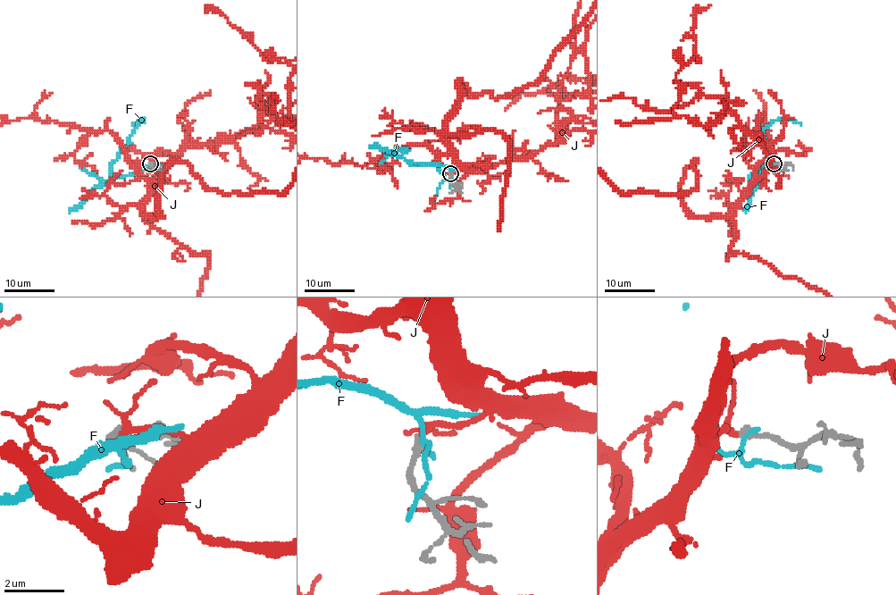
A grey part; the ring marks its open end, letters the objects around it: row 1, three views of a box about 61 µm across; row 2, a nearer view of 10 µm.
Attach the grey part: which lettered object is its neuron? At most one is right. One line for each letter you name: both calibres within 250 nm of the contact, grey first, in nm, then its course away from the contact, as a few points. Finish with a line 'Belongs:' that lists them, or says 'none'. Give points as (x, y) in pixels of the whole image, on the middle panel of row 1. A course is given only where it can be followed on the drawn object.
J: 240 nm thick on the grey side, 140 nm on the other
Belongs: J

